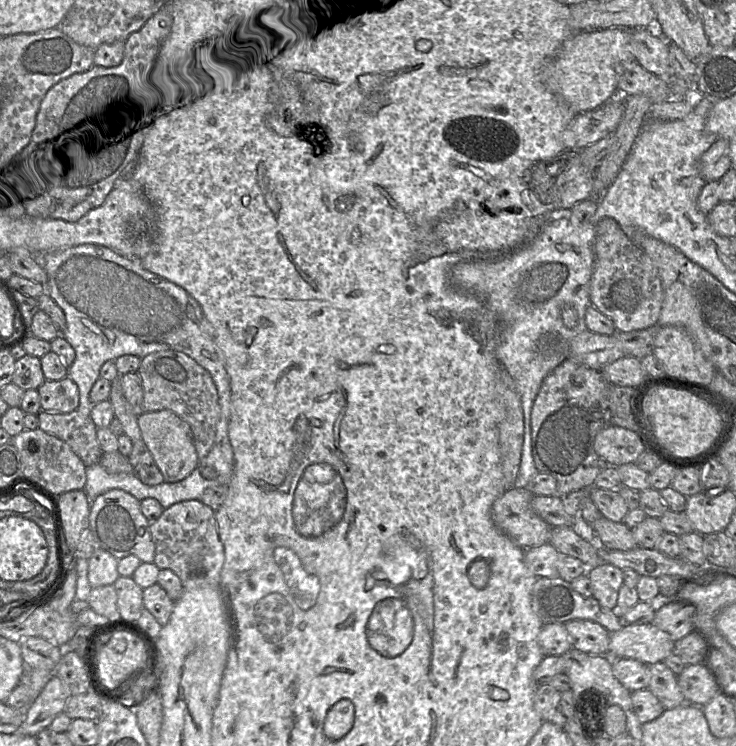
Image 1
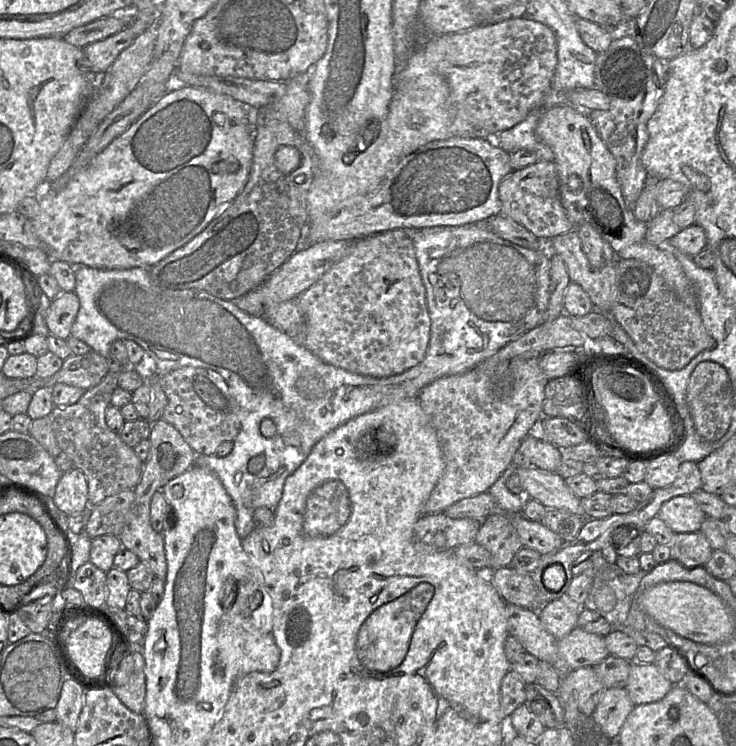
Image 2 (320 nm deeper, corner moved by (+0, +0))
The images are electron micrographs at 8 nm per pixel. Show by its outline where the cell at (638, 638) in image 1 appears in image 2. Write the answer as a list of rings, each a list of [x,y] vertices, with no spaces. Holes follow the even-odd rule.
[[[580,627],[557,640],[557,647],[570,671],[581,667],[594,667],[610,655],[604,637]]]

